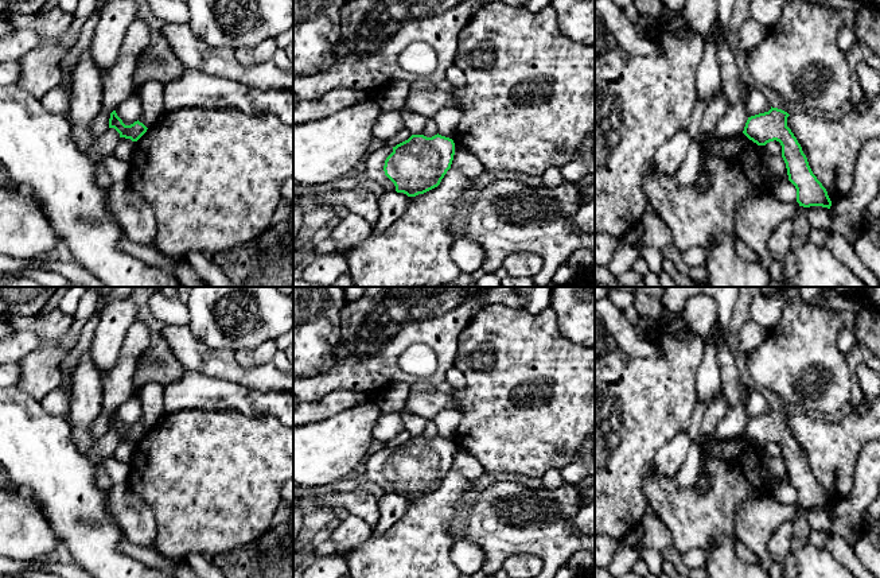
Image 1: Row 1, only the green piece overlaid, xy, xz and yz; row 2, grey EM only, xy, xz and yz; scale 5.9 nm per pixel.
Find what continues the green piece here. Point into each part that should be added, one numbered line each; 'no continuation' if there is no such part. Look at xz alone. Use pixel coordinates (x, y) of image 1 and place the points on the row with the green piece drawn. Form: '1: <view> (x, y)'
1: xz (373, 167)

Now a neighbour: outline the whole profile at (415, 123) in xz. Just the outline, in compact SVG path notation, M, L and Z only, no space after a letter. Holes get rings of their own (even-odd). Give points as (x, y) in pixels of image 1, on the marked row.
M402 108L400 110L400 113L402 116L405 128L408 128L412 135L421 135L423 133L423 131L425 128L425 124L428 121L427 117L424 117L421 115L417 115L414 112L410 112L410 110L405 109L405 108Z

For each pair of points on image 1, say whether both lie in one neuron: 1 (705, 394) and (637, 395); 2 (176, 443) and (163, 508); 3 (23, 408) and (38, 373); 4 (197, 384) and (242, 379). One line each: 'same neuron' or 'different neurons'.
1: different neurons
2: same neuron
3: different neurons
4: different neurons

